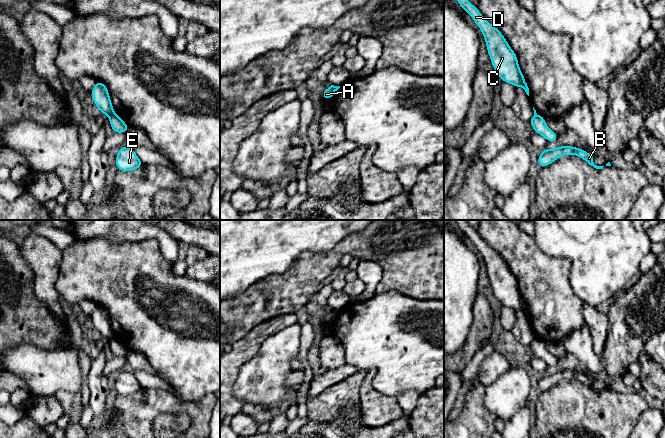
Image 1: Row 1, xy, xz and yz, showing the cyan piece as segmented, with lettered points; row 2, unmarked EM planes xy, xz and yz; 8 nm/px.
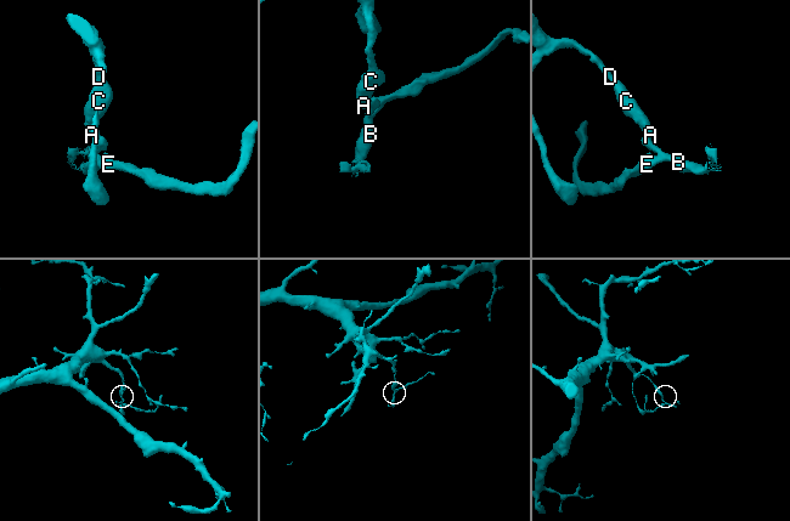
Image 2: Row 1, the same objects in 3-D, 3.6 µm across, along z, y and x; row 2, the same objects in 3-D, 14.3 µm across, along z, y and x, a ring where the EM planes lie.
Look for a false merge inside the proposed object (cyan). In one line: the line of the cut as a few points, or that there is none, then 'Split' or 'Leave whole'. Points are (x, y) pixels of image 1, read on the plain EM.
Split along xy (114, 337), (109, 340). Split

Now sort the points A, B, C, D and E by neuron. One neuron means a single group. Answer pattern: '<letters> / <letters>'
A C D / B E

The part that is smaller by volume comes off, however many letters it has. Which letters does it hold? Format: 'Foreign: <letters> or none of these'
Foreign: B, E

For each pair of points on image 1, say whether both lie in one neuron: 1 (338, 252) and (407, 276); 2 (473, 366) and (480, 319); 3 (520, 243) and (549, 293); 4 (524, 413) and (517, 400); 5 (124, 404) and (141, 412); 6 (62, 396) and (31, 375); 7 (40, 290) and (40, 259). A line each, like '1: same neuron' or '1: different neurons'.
1: same neuron
2: different neurons
3: same neuron
4: different neurons
5: same neuron
6: different neurons
7: same neuron

